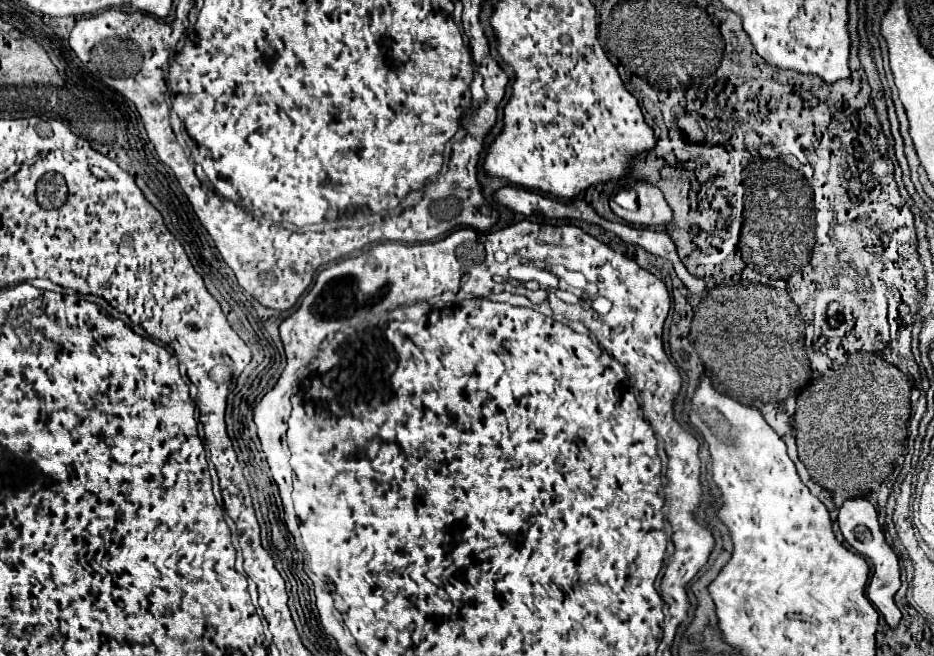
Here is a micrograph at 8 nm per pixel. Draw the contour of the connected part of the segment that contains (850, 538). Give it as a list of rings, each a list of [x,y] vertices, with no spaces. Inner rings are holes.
[[[849,499],[841,509],[839,509],[839,527],[845,537],[845,541],[865,559],[871,561],[873,565],[873,577],[867,587],[867,597],[869,601],[877,607],[877,611],[885,617],[889,627],[897,627],[901,619],[901,611],[893,601],[893,595],[899,589],[899,557],[893,553],[893,549],[885,543],[883,531],[877,521],[877,511],[867,499]]]

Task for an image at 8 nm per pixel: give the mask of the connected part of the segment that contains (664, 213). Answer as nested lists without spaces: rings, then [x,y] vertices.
[[[635,183],[633,187],[639,195],[641,209],[627,211],[627,209],[611,203],[611,209],[615,215],[619,215],[627,223],[643,225],[643,227],[659,227],[659,225],[667,225],[673,221],[673,211],[657,187],[653,187],[649,183]]]

